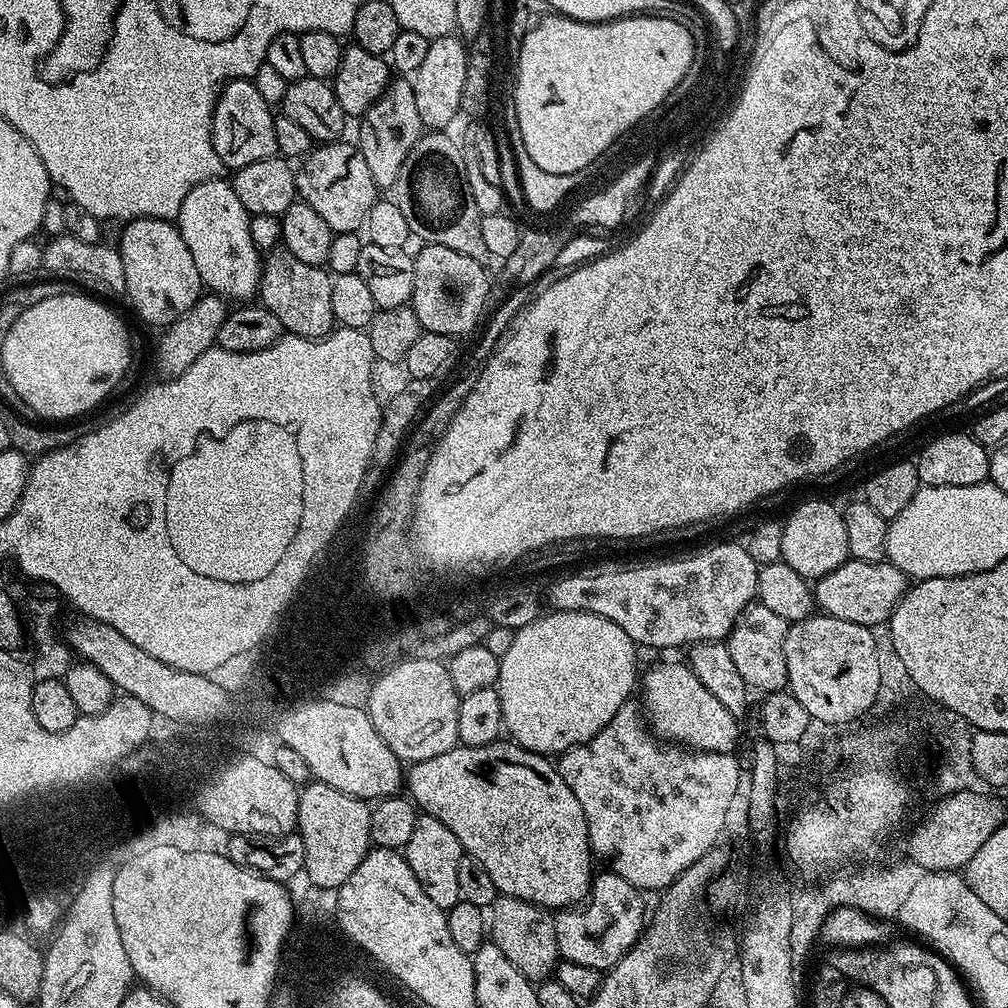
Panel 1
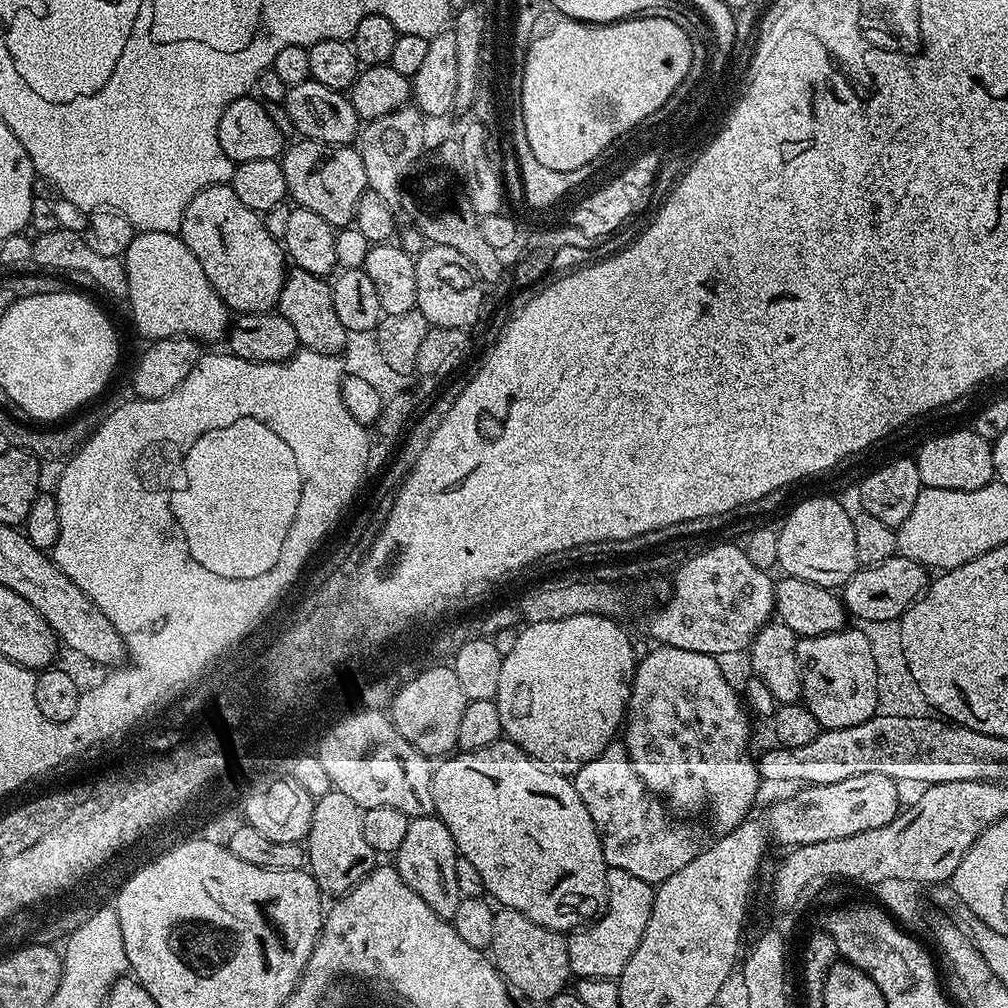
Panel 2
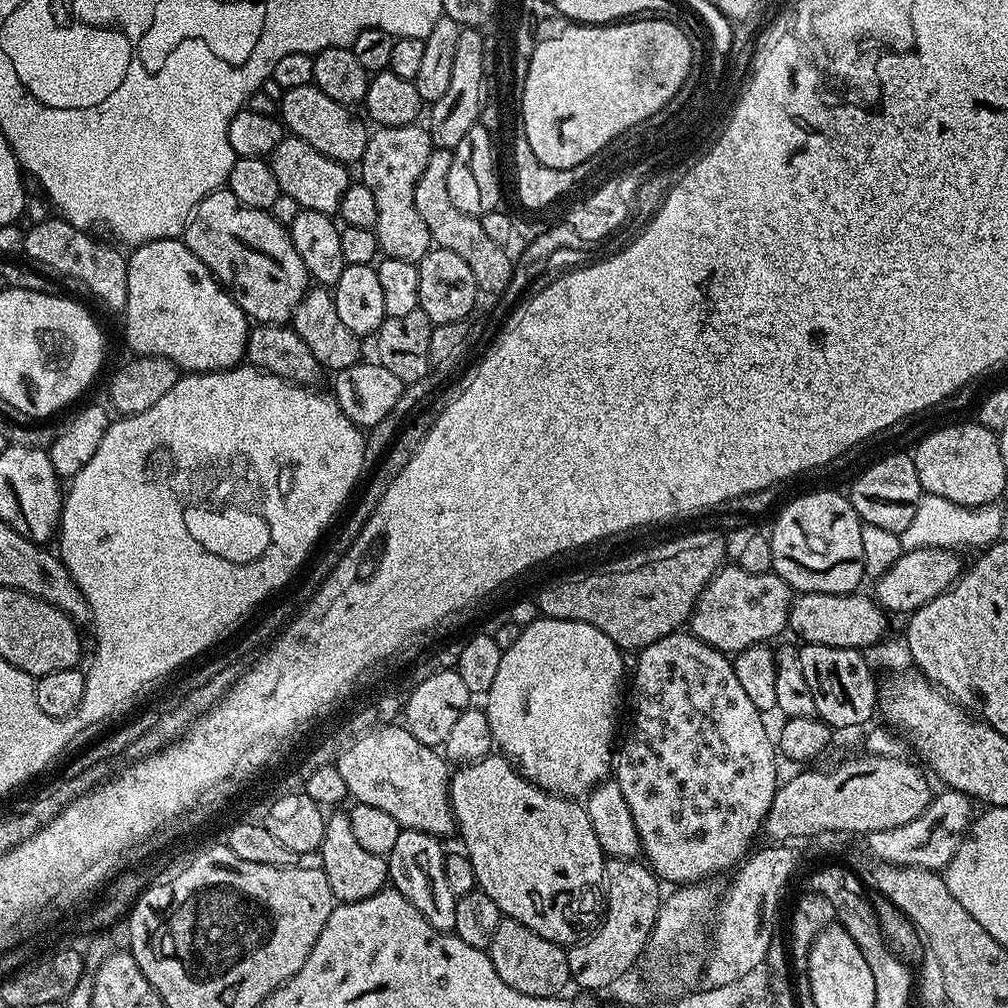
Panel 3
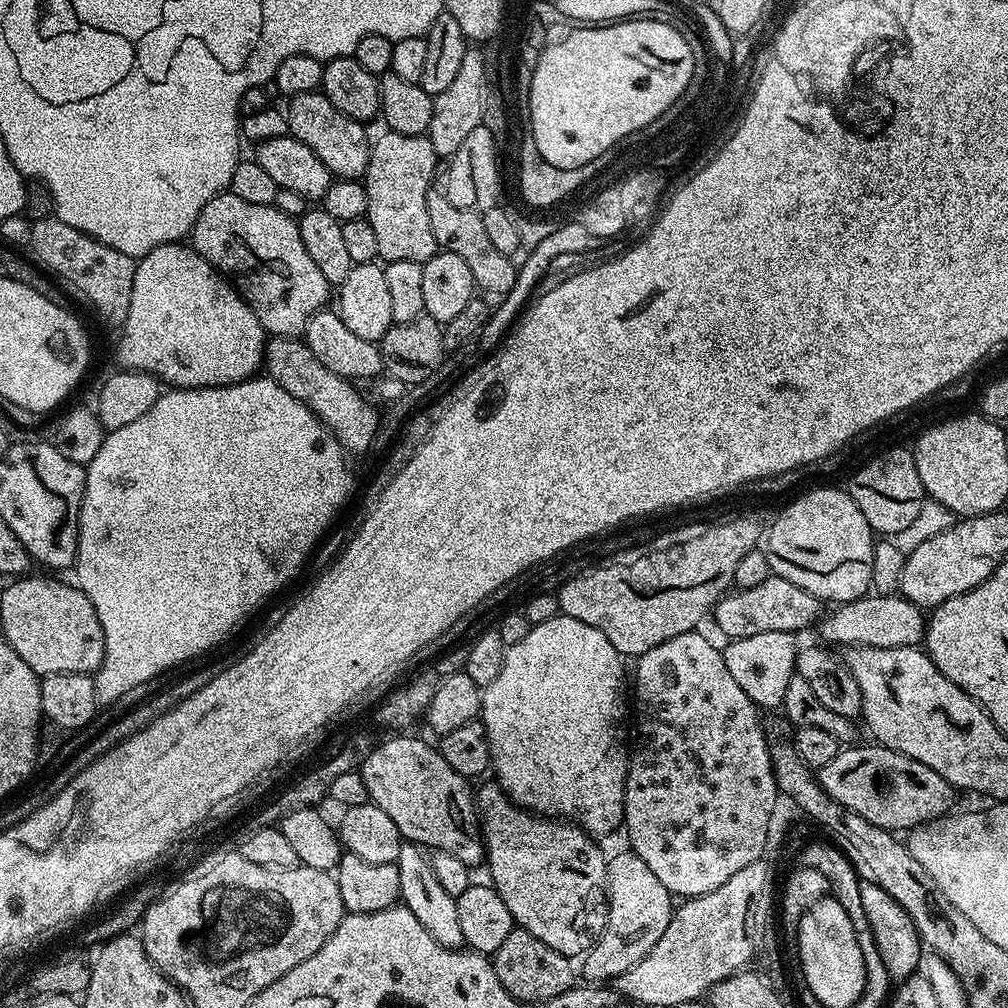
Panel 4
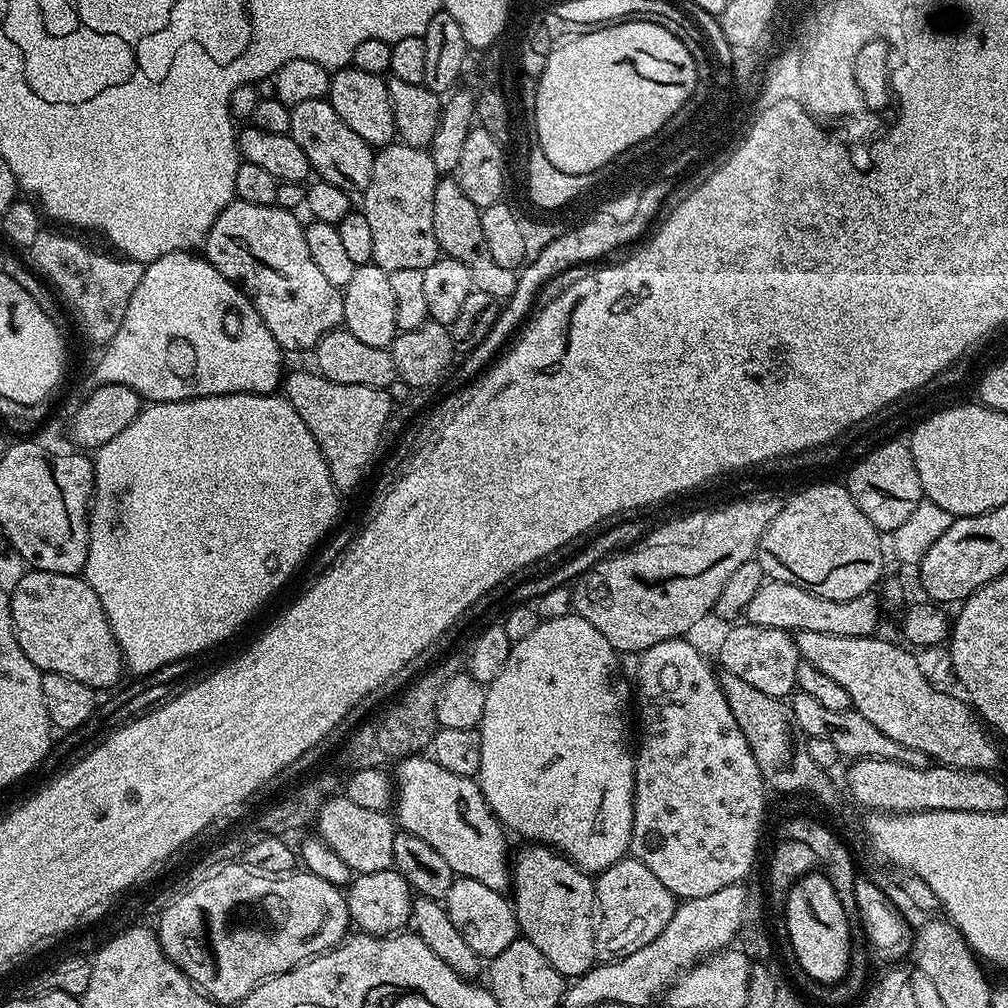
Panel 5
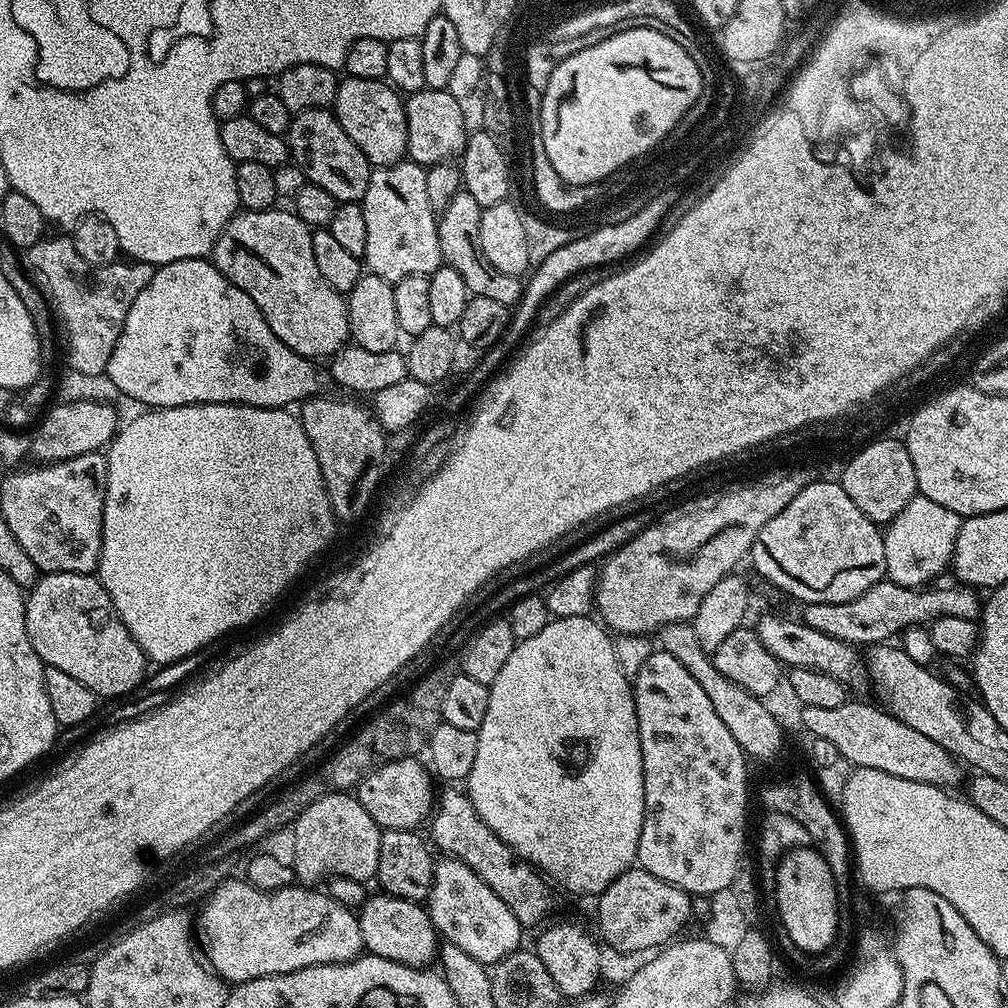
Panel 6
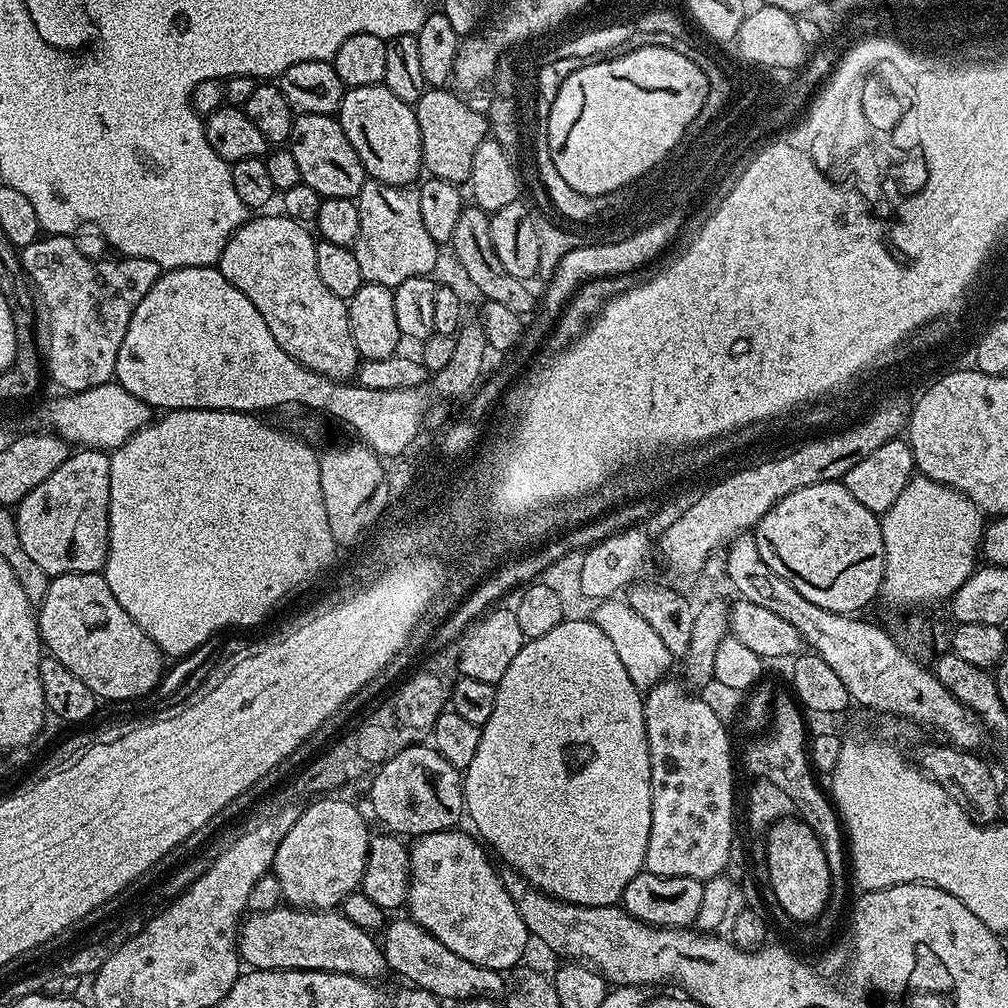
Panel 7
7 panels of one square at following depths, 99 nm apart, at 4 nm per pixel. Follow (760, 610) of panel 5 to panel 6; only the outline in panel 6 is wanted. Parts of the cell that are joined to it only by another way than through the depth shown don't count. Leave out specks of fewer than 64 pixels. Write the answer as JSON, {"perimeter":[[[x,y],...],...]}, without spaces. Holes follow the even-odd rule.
{"perimeter":[[[885,578],[879,580],[874,586],[870,586],[870,590],[866,590],[866,594],[858,594],[858,598],[850,598],[850,602],[814,602],[813,604],[804,604],[802,608],[804,610],[802,623],[814,630],[822,630],[822,634],[830,634],[830,638],[838,638],[847,644],[871,646],[899,637],[905,628],[928,626],[931,625],[933,620],[946,616],[979,621],[982,611],[982,596],[977,589],[967,586],[955,586],[956,588],[932,587],[936,586],[928,586],[923,590],[920,588],[907,588]]]}

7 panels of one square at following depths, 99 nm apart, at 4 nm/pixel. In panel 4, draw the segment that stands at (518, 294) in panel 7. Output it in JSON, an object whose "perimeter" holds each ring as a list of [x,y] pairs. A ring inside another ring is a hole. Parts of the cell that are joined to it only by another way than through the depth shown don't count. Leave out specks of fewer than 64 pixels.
{"perimeter":[[[440,190],[429,192],[426,210],[430,213],[430,230],[434,230],[437,245],[450,254],[458,254],[458,258],[470,266],[470,274],[476,280],[477,289],[497,292],[497,297],[503,298],[514,286],[518,264],[513,257],[502,254],[502,250],[496,249],[490,242],[483,215],[454,206],[454,202],[450,202]]]}

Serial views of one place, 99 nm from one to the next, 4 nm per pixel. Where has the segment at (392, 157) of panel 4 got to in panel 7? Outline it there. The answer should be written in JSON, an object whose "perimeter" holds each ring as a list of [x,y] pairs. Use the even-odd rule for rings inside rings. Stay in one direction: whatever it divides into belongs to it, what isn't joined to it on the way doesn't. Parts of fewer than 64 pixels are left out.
{"perimeter":[[[365,179],[358,206],[358,238],[354,251],[362,278],[366,284],[377,284],[394,289],[406,278],[432,276],[436,268],[438,246],[422,222],[418,206],[418,191],[415,187],[399,188],[377,180]]]}

